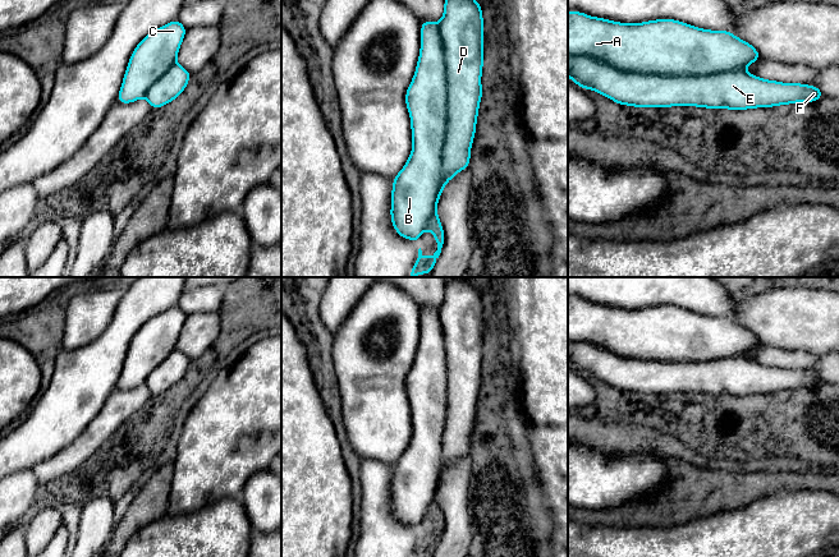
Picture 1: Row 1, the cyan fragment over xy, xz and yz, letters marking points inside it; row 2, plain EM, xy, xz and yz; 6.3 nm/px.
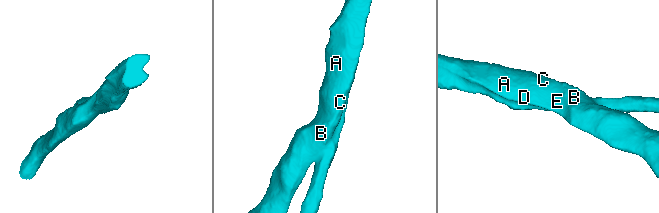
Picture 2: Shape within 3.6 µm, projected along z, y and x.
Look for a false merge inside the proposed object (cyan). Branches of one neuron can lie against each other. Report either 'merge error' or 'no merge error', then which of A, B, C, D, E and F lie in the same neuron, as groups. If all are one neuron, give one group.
merge error; groups A B C / D E F

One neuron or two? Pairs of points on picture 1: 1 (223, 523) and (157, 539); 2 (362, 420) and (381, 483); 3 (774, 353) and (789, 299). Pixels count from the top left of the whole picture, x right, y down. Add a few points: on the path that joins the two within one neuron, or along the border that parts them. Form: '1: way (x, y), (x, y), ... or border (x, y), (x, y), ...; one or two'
1: way (206, 539), (174, 539); one
2: border (361, 457), (392, 464); two
3: border (761, 343), (769, 346), (802, 349), (805, 351); two

